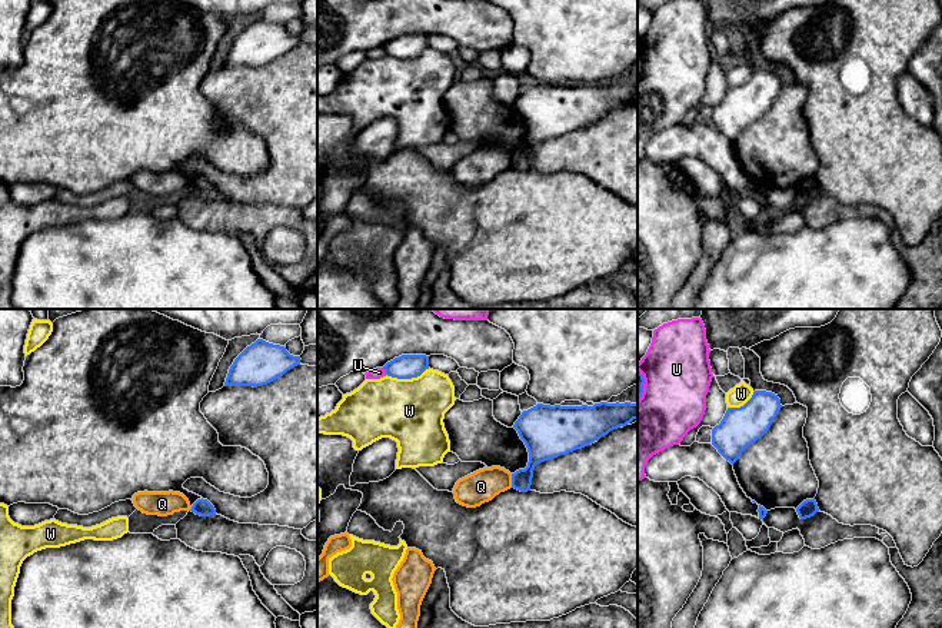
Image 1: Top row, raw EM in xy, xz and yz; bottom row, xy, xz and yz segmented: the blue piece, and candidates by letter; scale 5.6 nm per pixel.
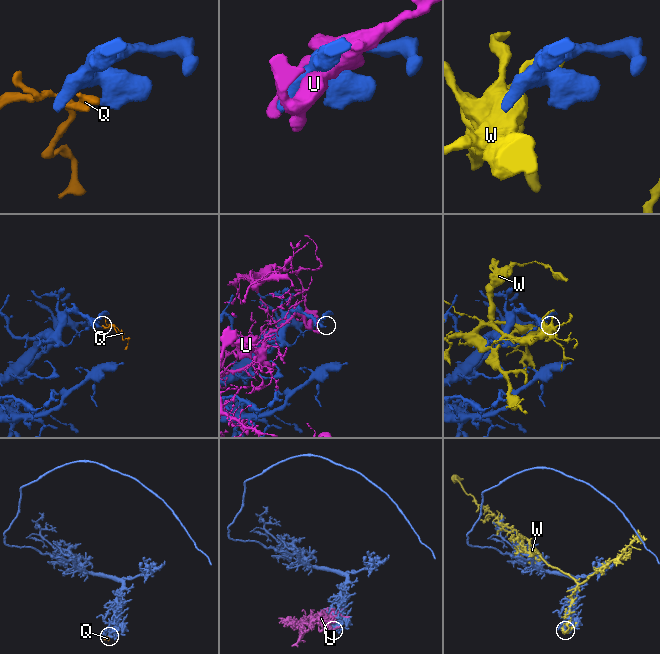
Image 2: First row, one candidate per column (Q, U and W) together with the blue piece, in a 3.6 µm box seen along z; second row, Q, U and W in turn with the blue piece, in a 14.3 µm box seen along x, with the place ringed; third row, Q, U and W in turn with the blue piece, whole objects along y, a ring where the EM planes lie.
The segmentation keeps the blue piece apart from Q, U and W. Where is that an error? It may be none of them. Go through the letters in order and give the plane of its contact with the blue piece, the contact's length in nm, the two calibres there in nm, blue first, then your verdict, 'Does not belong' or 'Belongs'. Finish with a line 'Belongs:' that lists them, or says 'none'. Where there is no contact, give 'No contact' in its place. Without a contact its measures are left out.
Q: Touches blue in xz. Shared border 80 nm. Thickness 160 nm (blue) against 180 nm. Does not belong
U: Touches blue in yz. Shared border 180 nm. Thickness 70 nm (blue) against 380 nm. Does not belong
W: Touches blue in xz. Shared border 260 nm. Thickness 140 nm (blue) against 360 nm. Does not belong
Belongs: none

